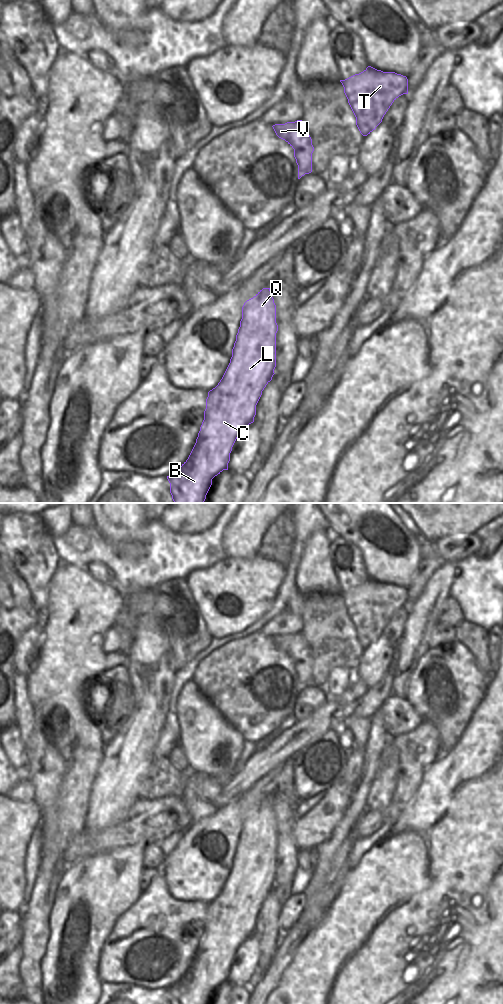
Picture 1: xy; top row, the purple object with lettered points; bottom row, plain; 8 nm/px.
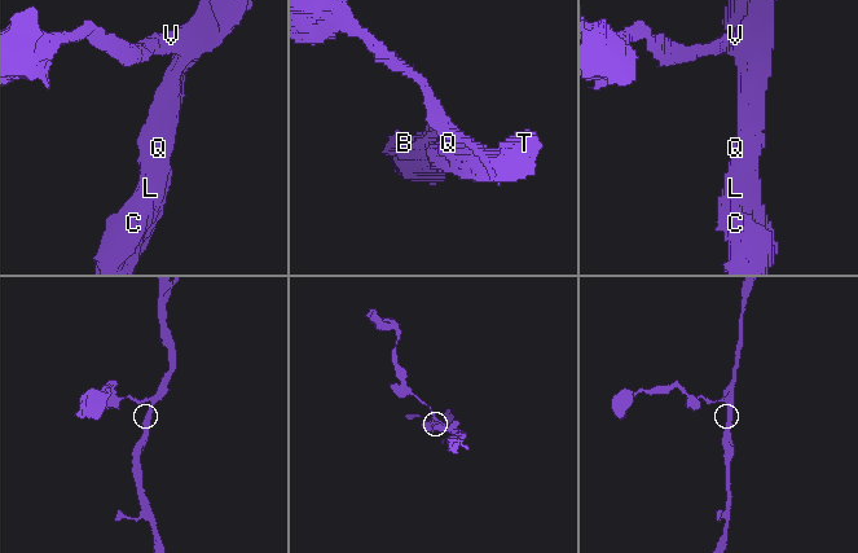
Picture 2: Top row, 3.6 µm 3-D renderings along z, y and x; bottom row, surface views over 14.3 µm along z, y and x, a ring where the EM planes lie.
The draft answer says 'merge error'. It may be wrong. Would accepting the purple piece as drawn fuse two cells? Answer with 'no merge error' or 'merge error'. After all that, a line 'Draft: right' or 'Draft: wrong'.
no merge error
Draft: wrong

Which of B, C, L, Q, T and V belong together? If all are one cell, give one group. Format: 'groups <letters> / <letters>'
groups B C L Q T V

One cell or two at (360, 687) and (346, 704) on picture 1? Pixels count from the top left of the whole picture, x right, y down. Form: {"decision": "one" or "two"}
{"decision": "one"}

